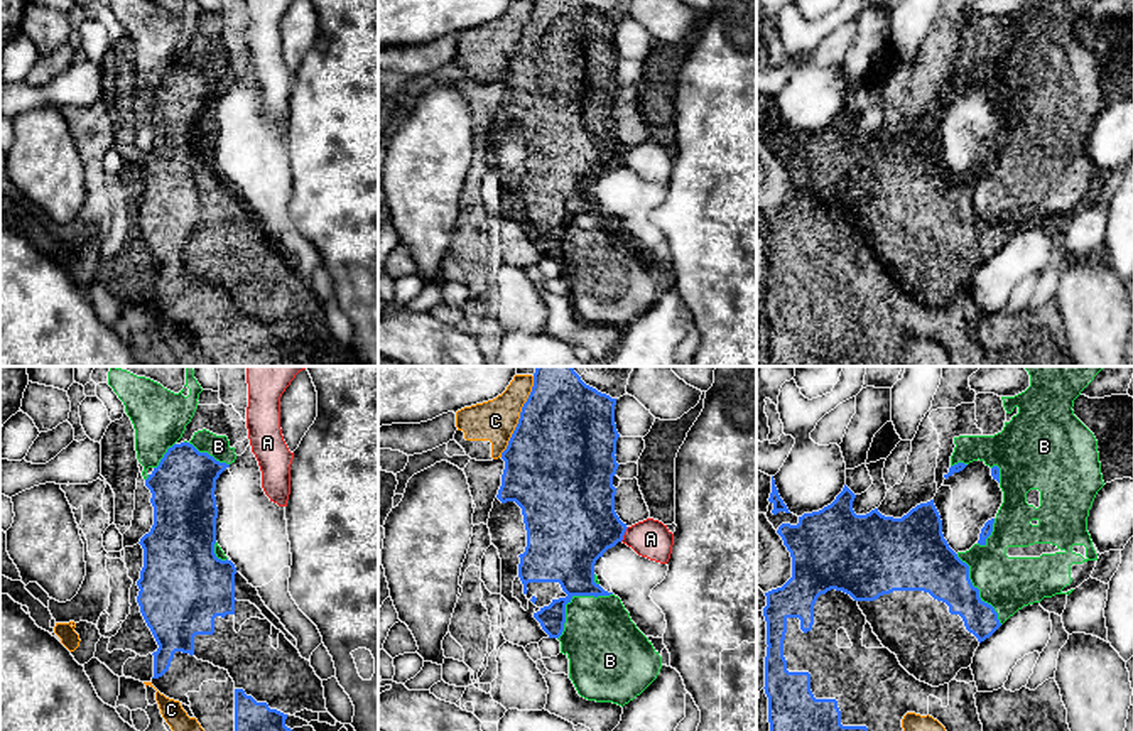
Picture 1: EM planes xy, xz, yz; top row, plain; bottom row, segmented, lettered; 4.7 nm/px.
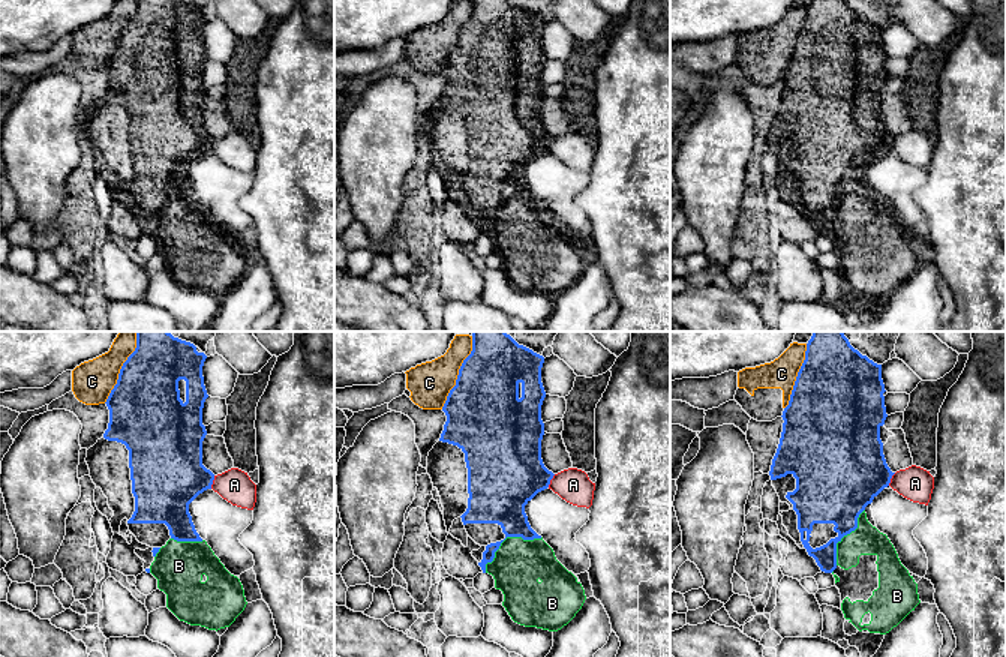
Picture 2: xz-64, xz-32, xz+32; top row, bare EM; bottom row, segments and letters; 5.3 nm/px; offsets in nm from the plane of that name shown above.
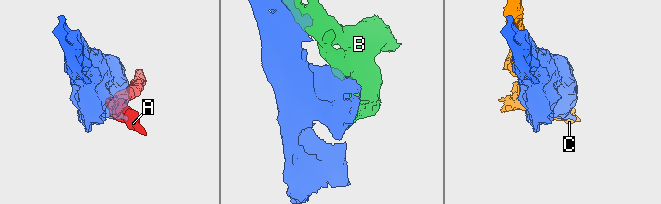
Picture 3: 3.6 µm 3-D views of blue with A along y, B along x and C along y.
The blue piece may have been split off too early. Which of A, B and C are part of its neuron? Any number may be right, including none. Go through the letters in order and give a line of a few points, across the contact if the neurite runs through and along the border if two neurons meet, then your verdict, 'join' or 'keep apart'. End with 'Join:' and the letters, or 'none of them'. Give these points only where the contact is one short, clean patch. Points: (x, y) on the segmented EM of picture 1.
A: keep apart
B: keep apart
C: keep apart
Join: none of them

